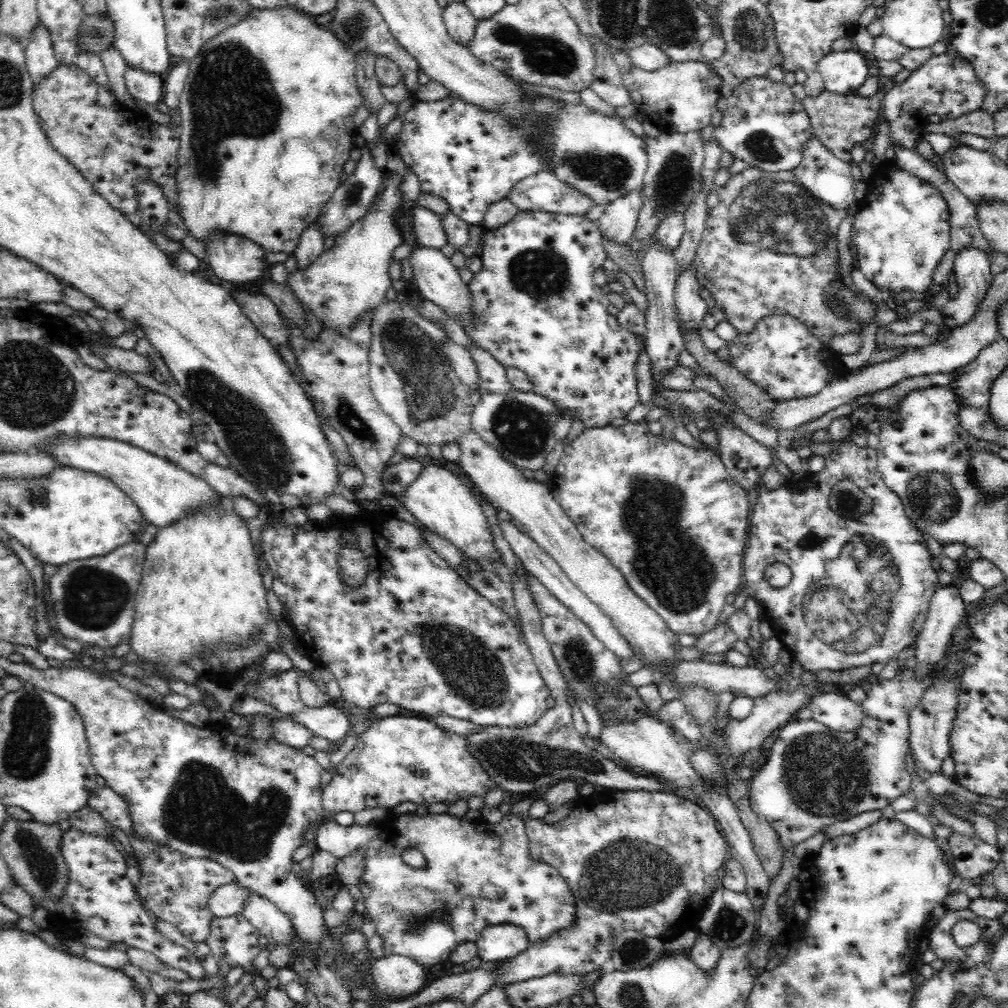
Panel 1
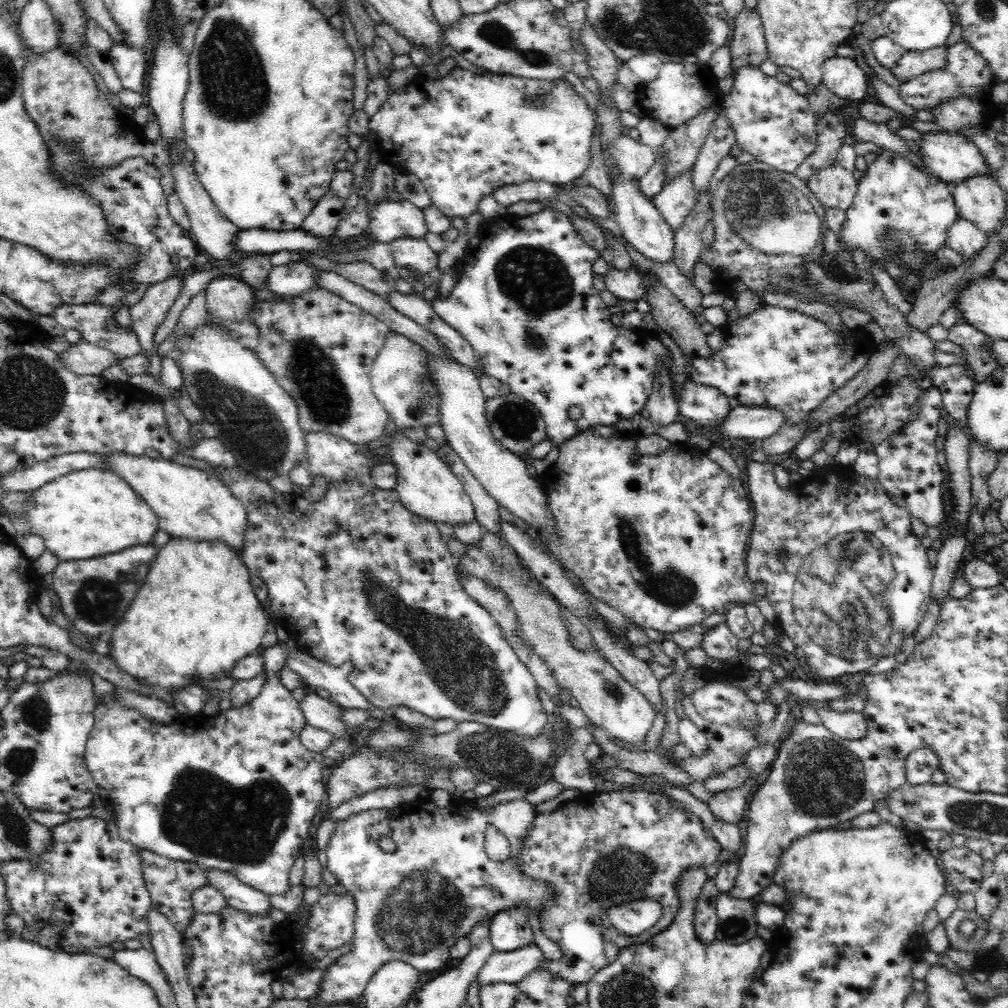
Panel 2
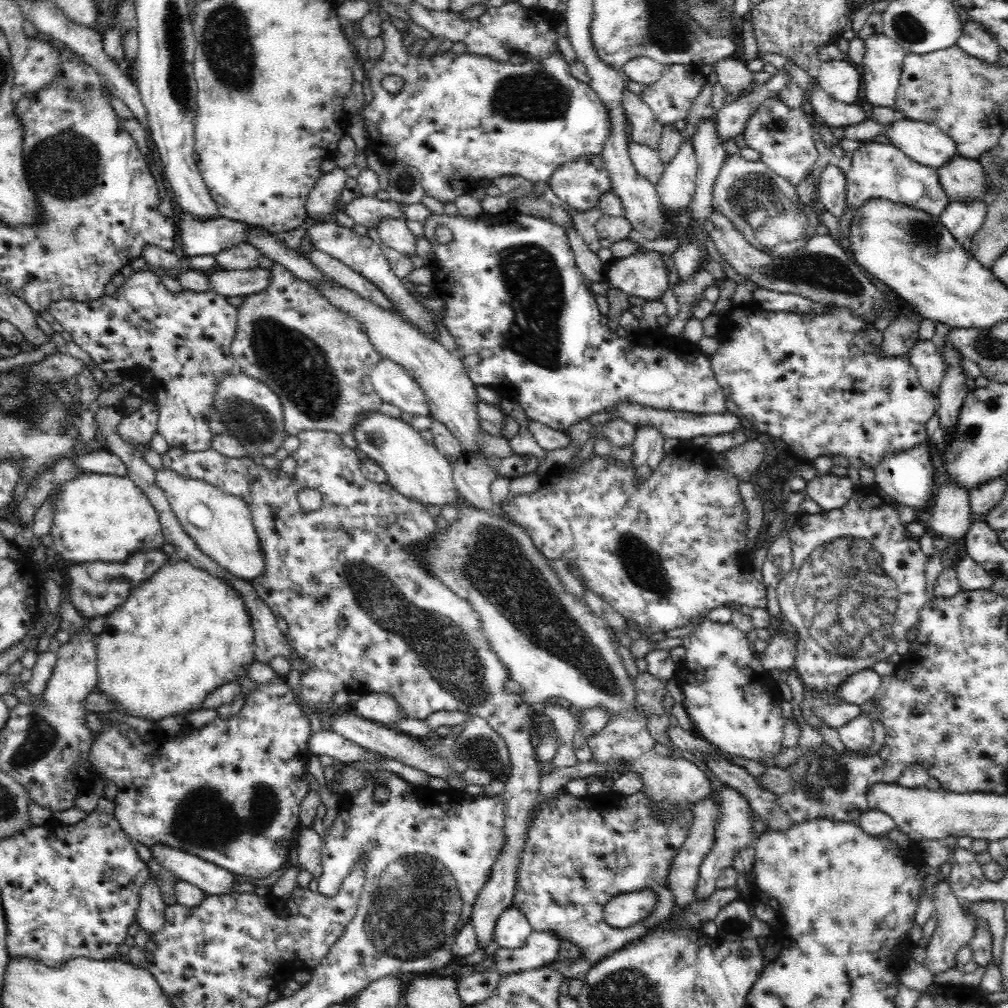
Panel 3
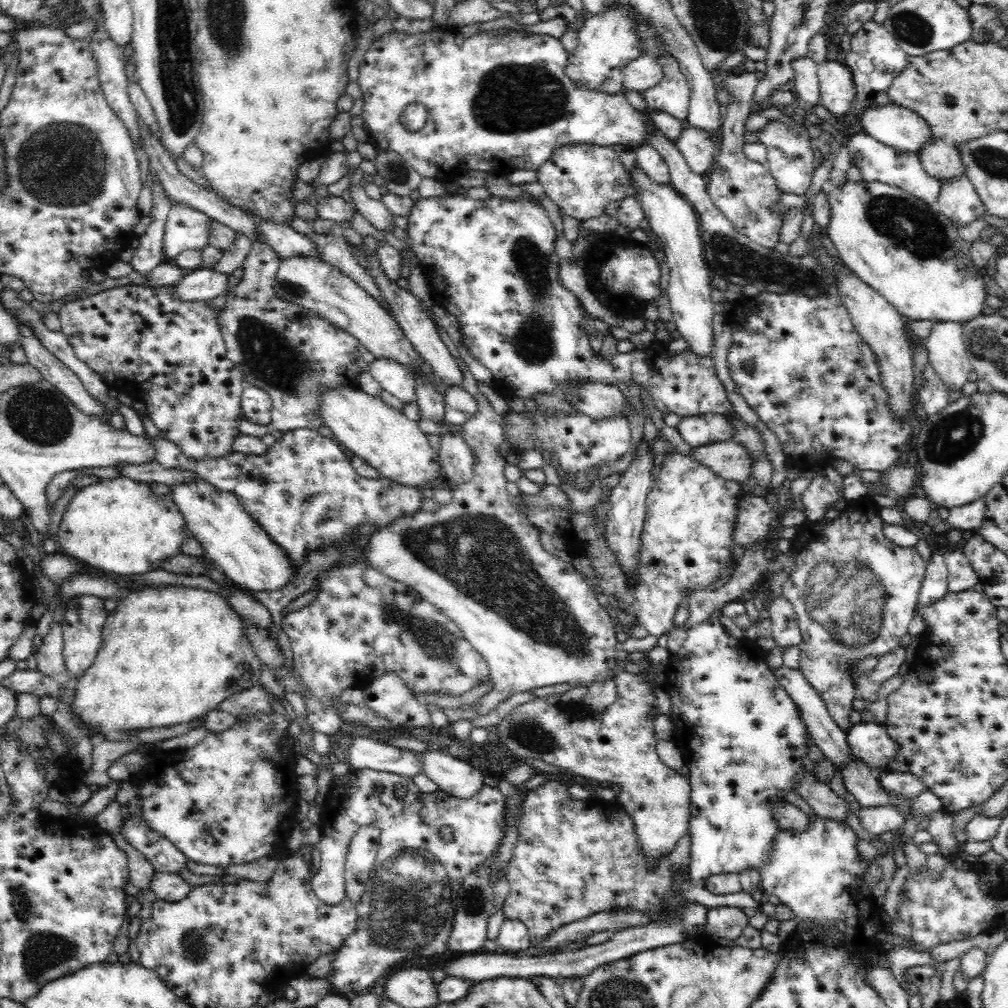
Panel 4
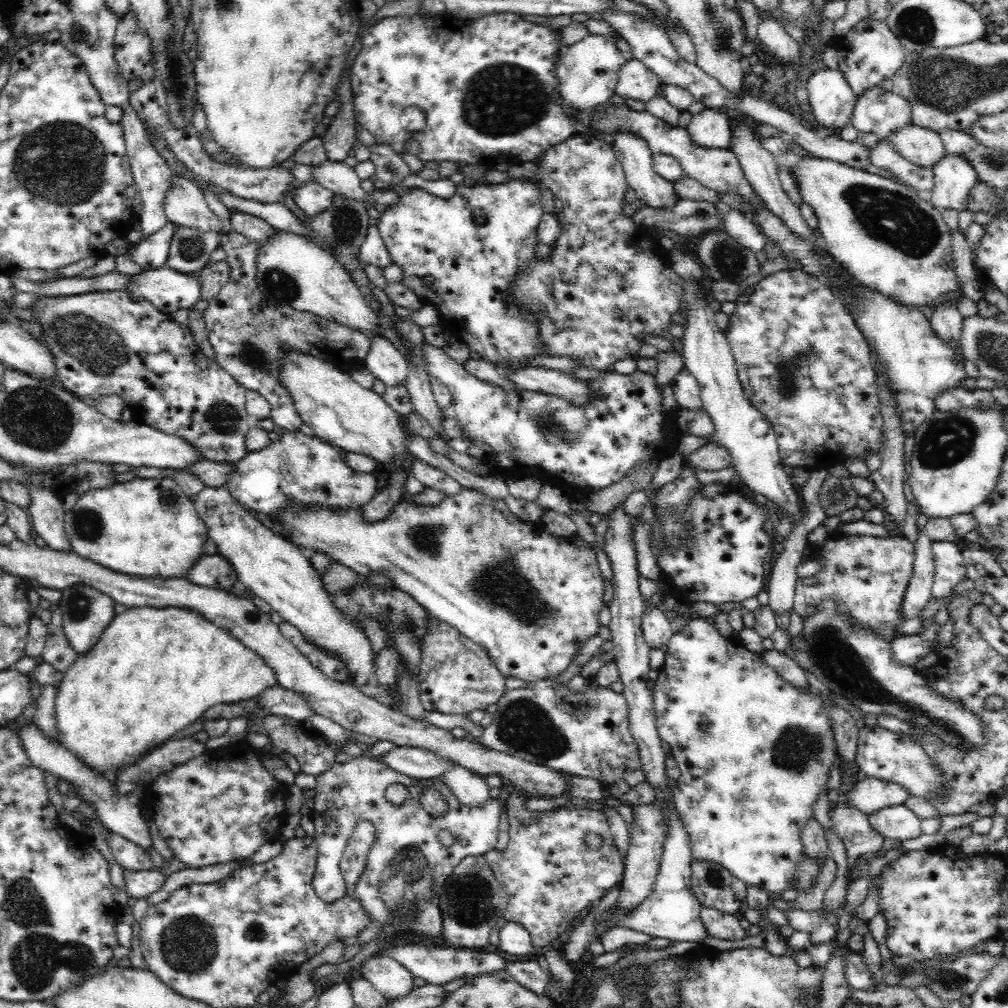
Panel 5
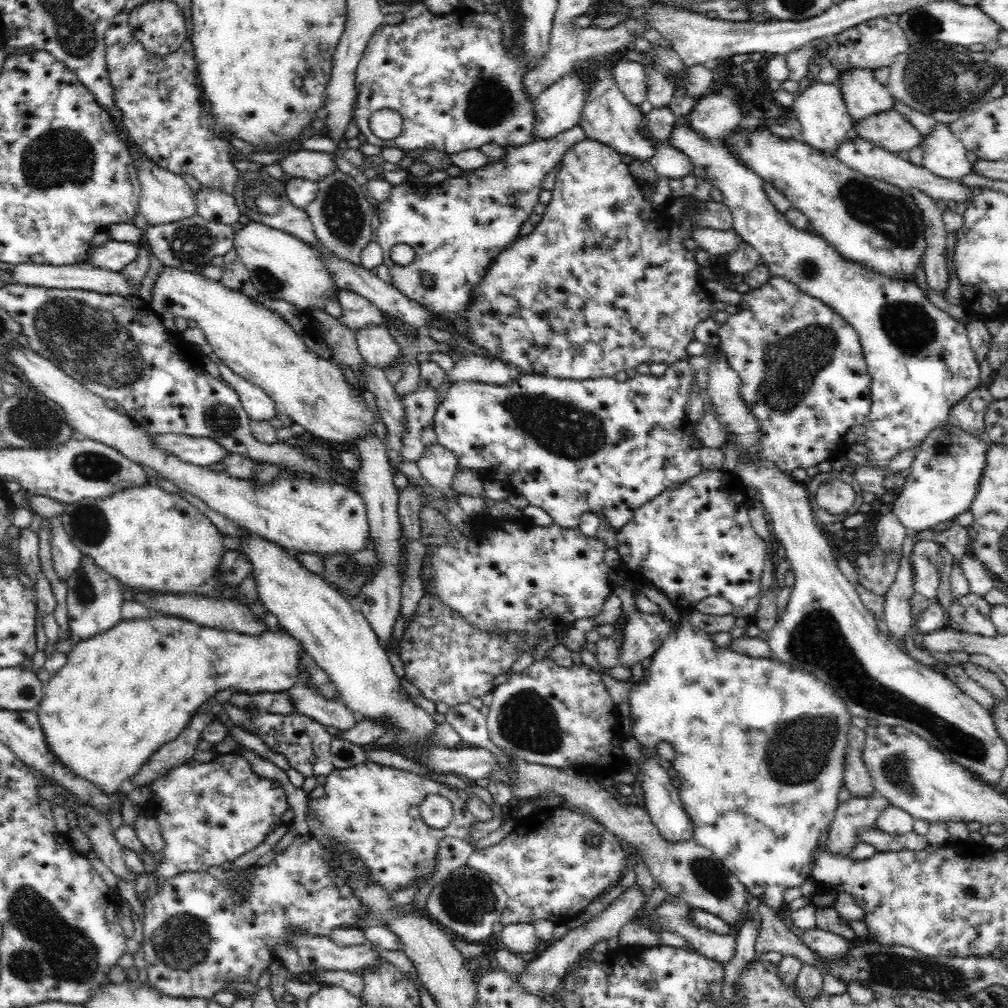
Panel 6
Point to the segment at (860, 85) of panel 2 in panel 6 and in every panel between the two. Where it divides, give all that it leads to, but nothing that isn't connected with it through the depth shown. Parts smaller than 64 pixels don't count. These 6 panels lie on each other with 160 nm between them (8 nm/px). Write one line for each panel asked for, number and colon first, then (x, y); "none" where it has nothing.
3: (840, 80)
4: (837, 92)
5: (831, 100)
6: (820, 109)

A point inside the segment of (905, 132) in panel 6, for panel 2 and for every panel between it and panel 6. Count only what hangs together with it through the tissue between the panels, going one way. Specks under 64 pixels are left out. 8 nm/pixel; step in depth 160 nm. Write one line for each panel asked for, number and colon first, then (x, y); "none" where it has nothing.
2: (979, 199)
3: (960, 177)
4: (941, 161)
5: (922, 146)

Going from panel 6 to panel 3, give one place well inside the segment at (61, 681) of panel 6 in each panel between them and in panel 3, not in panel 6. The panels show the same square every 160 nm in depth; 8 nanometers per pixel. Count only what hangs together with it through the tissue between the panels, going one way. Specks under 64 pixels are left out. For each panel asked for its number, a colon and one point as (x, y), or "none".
3: (181, 635)
4: (167, 655)
5: (153, 672)

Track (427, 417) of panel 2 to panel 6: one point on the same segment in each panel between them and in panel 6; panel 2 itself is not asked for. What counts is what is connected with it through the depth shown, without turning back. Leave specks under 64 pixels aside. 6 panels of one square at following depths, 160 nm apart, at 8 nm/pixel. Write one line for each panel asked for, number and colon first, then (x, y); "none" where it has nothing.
3: (393, 383)
4: (392, 376)
5: (384, 361)
6: (378, 348)

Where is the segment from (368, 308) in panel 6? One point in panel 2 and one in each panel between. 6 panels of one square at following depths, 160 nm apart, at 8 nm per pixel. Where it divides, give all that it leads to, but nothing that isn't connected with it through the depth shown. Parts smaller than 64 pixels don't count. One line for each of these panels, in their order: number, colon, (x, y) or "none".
2: (319, 347)
3: (317, 360)
4: (291, 353)
5: (248, 333)

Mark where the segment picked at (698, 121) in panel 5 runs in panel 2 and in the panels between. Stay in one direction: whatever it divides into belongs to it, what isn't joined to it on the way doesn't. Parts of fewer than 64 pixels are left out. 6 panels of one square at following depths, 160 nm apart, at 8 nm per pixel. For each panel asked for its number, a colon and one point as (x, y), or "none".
2: (676, 197)
3: (676, 186)
4: (699, 147)

